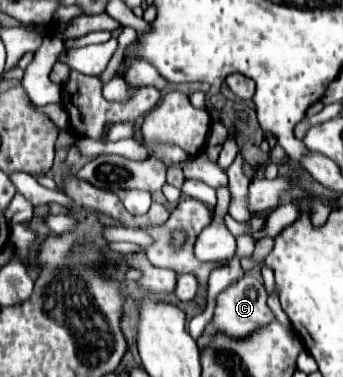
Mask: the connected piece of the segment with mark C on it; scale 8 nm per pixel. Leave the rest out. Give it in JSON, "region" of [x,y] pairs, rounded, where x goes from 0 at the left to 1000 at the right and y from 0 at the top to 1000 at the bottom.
{"region":[[[708,732],[679,764],[662,775],[644,775],[627,796],[627,833],[621,833],[621,859],[644,886],[662,886],[668,897],[703,902],[708,891],[738,886],[743,875],[802,854],[802,833],[778,812],[778,775],[767,748],[755,748],[738,732]]]}

